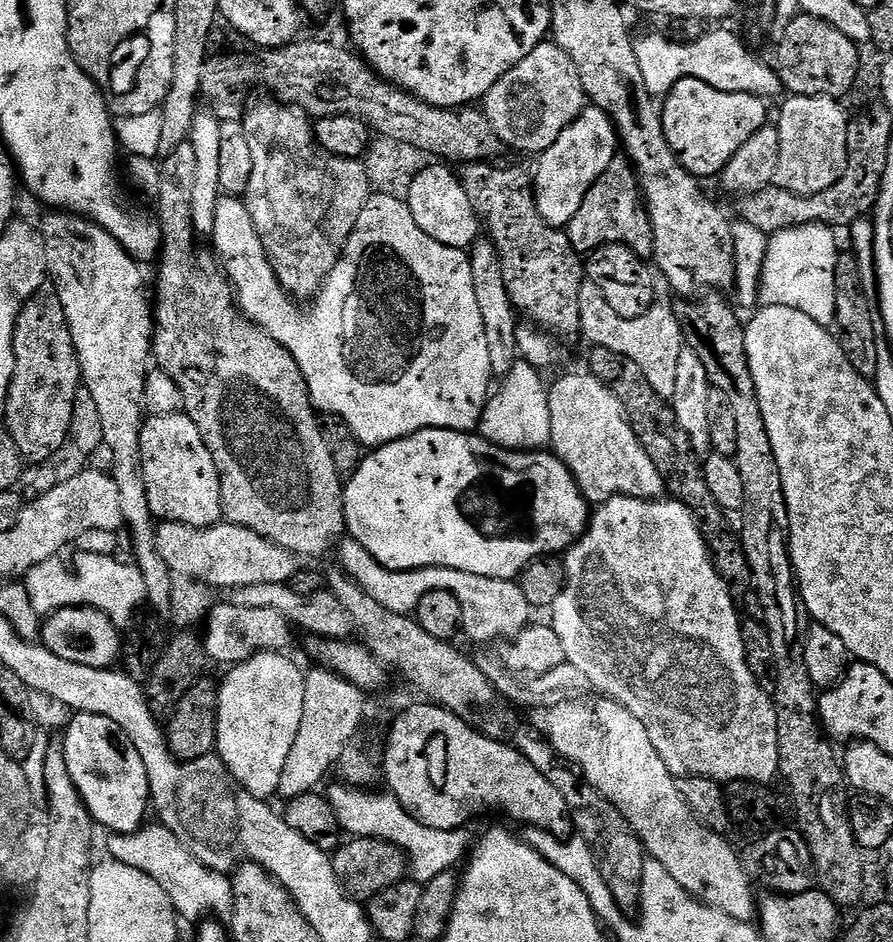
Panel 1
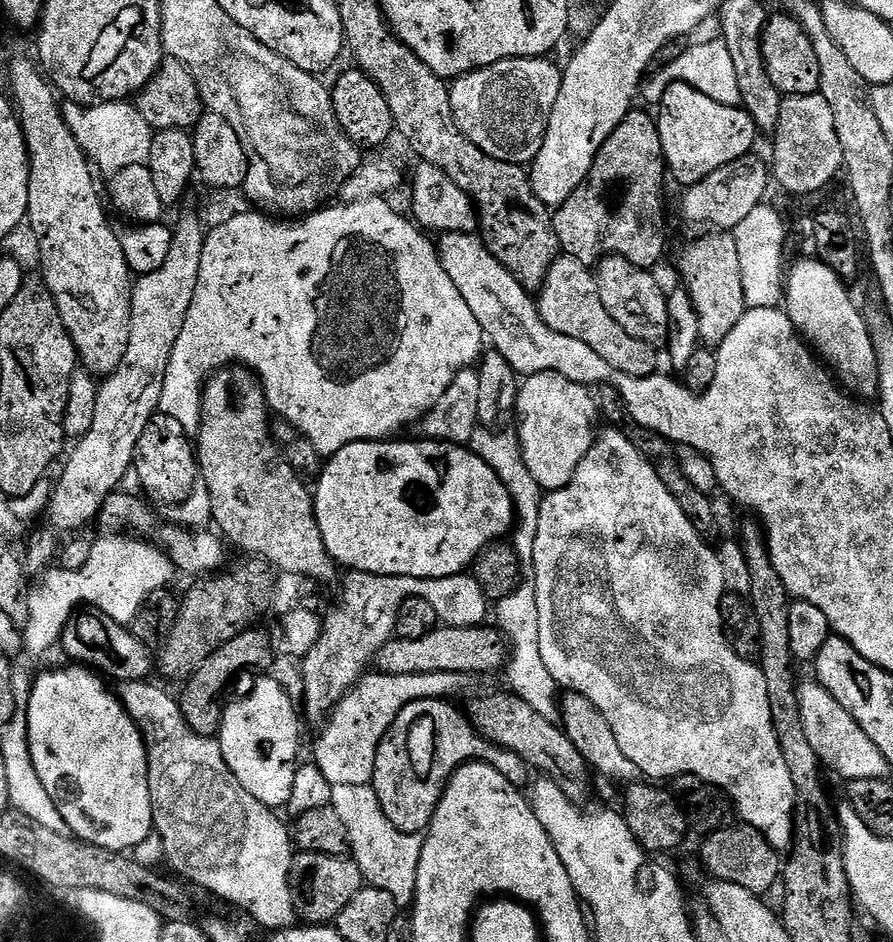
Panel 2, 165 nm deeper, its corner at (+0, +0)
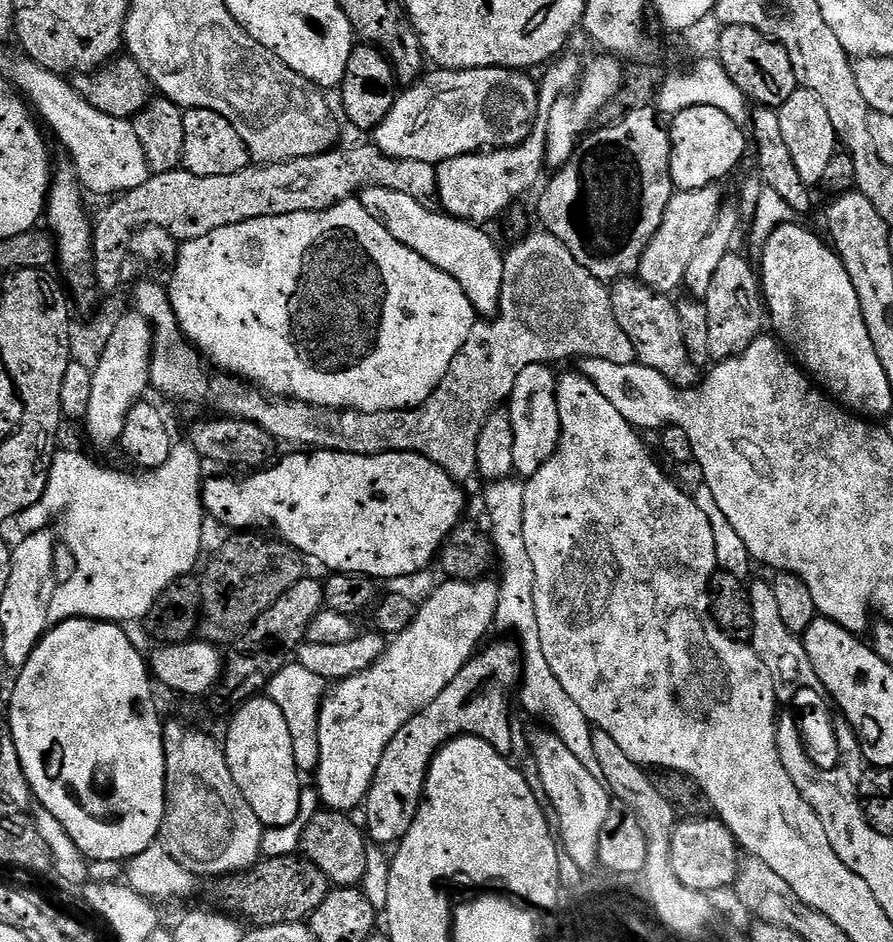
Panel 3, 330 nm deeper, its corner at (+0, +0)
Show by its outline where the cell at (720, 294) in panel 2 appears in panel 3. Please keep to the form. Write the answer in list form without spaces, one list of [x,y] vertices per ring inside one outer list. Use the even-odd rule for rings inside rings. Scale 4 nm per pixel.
[[[729,254],[722,258],[718,271],[714,273],[714,282],[710,285],[710,294],[703,297],[706,314],[710,318],[710,354],[716,362],[742,354],[750,342],[757,340],[766,328],[766,305],[761,277],[755,267],[752,266],[752,269],[748,265],[746,257],[736,255]]]

